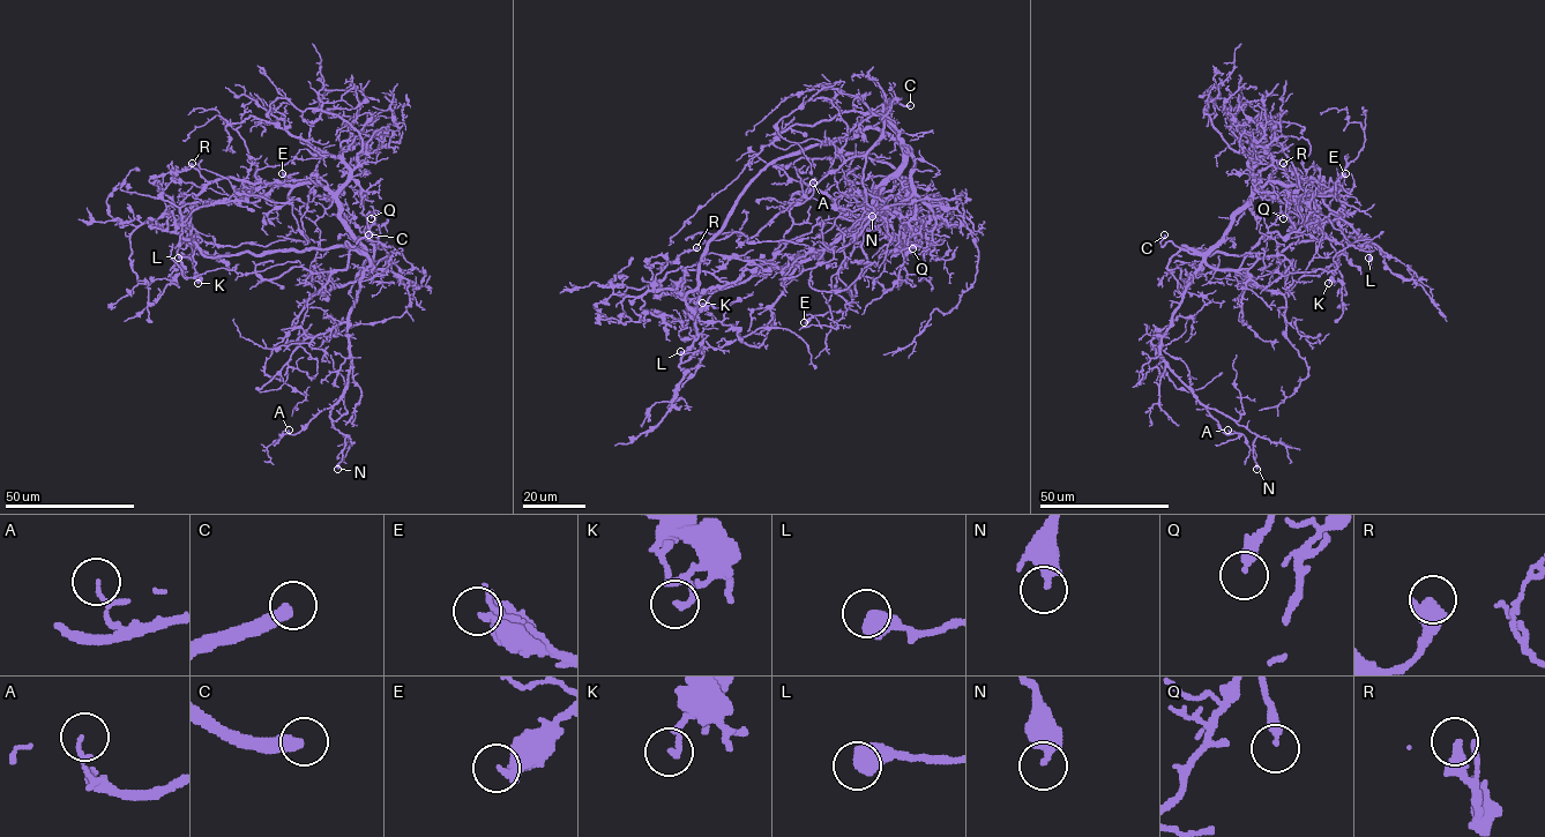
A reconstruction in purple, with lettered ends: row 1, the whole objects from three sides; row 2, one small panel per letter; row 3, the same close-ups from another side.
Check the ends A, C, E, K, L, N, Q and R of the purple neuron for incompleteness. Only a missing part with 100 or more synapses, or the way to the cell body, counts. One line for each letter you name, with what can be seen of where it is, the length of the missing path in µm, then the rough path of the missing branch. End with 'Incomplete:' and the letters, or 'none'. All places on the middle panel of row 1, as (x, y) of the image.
C: at (910, 105); about 25 µm are missing; missing branch runs (910, 105), (917, 99), (939, 98), (932, 79)
Incomplete: C

